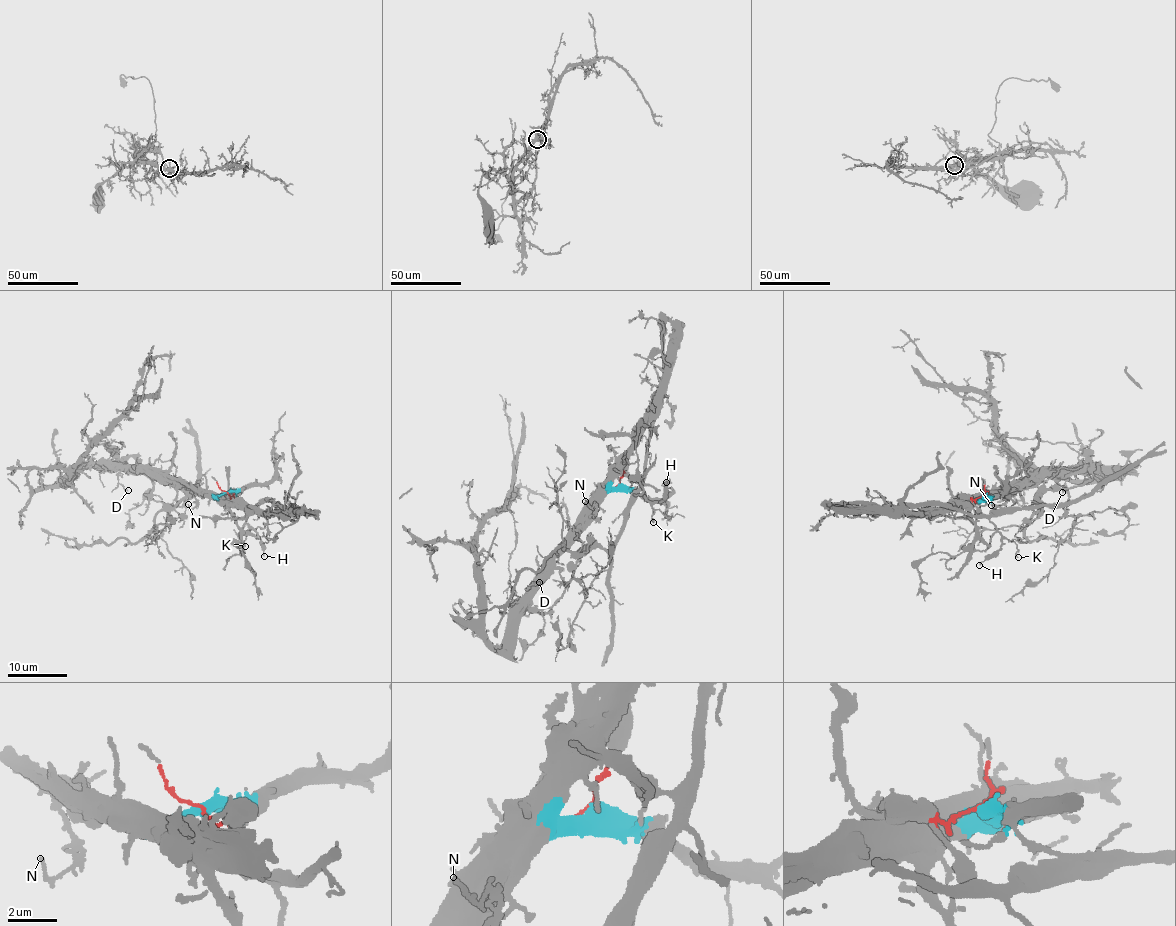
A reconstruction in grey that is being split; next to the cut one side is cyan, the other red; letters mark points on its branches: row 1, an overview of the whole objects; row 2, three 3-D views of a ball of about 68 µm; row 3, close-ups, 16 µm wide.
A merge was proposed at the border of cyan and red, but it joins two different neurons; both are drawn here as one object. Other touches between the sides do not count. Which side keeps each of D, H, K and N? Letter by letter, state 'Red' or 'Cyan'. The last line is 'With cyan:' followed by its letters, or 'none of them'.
D: Cyan
H: Red
K: Red
N: Cyan
With cyan: D, N

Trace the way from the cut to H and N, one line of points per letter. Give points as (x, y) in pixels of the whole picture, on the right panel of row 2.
H: (983, 495), (975, 499), (972, 504), (1000, 535), (1002, 545), (979, 565)
N: (983, 495), (986, 498), (1005, 495), (998, 510), (991, 505)

